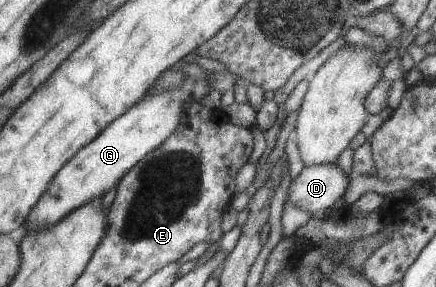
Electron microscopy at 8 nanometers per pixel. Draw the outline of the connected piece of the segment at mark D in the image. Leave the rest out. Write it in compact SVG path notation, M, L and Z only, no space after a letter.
M311 164L303 167L290 182L286 201L311 215L320 214L343 197L350 177L335 164Z

